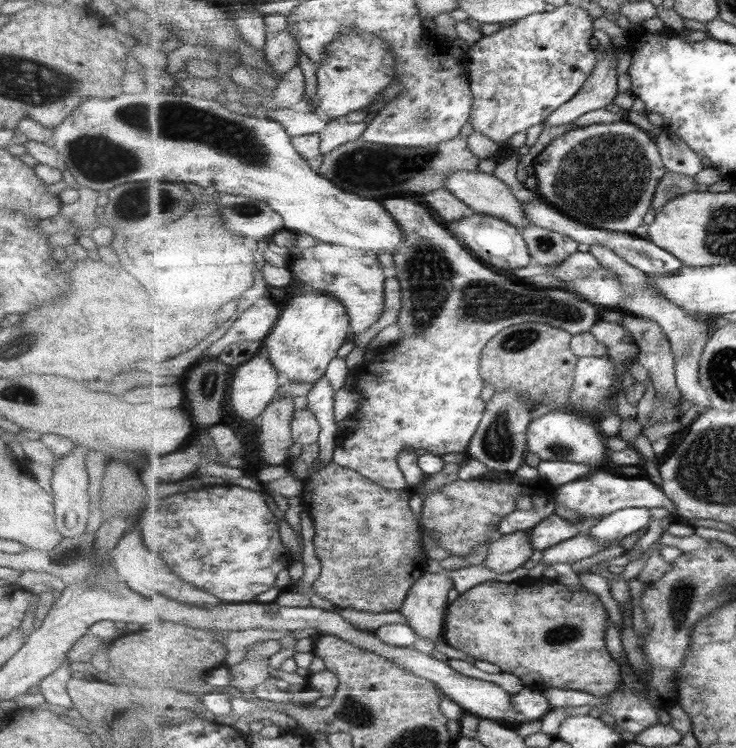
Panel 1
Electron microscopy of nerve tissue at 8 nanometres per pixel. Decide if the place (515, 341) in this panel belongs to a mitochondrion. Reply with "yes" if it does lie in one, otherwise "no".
yes

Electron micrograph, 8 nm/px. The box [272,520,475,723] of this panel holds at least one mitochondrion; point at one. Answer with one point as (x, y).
(372, 574)

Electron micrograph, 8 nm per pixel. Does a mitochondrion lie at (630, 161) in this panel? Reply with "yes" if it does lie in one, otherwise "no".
yes

